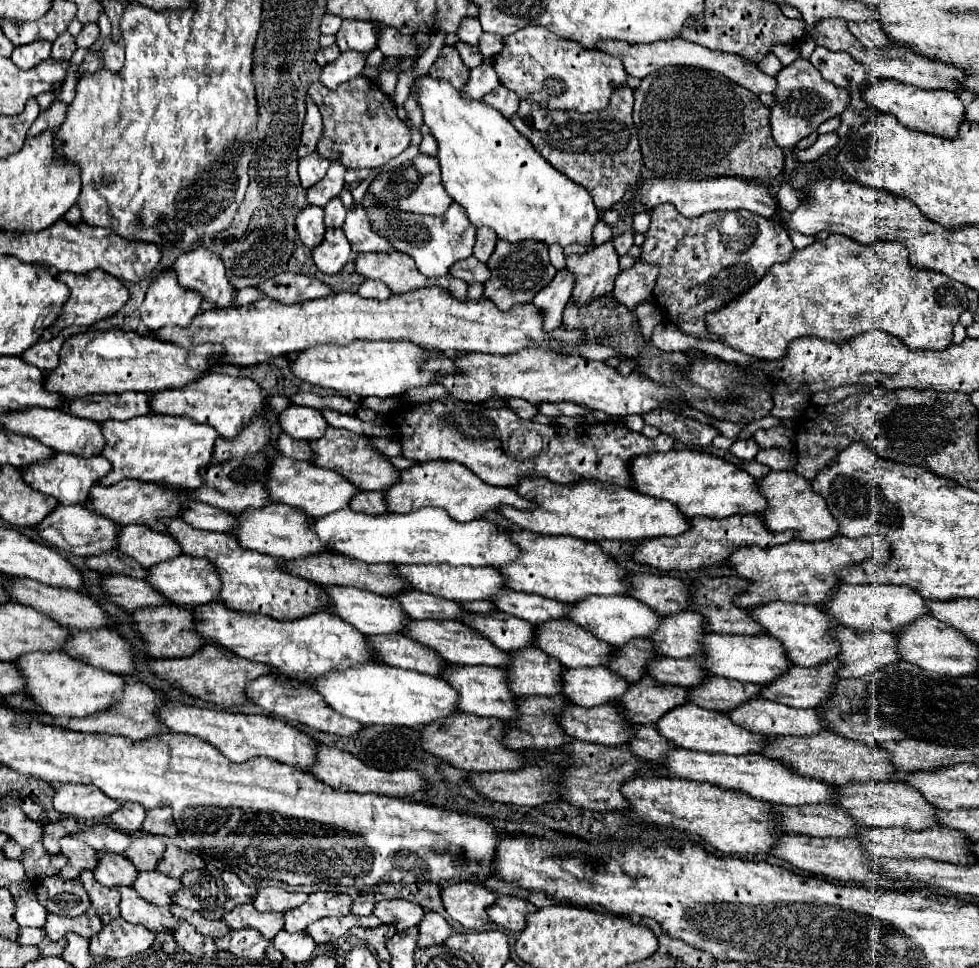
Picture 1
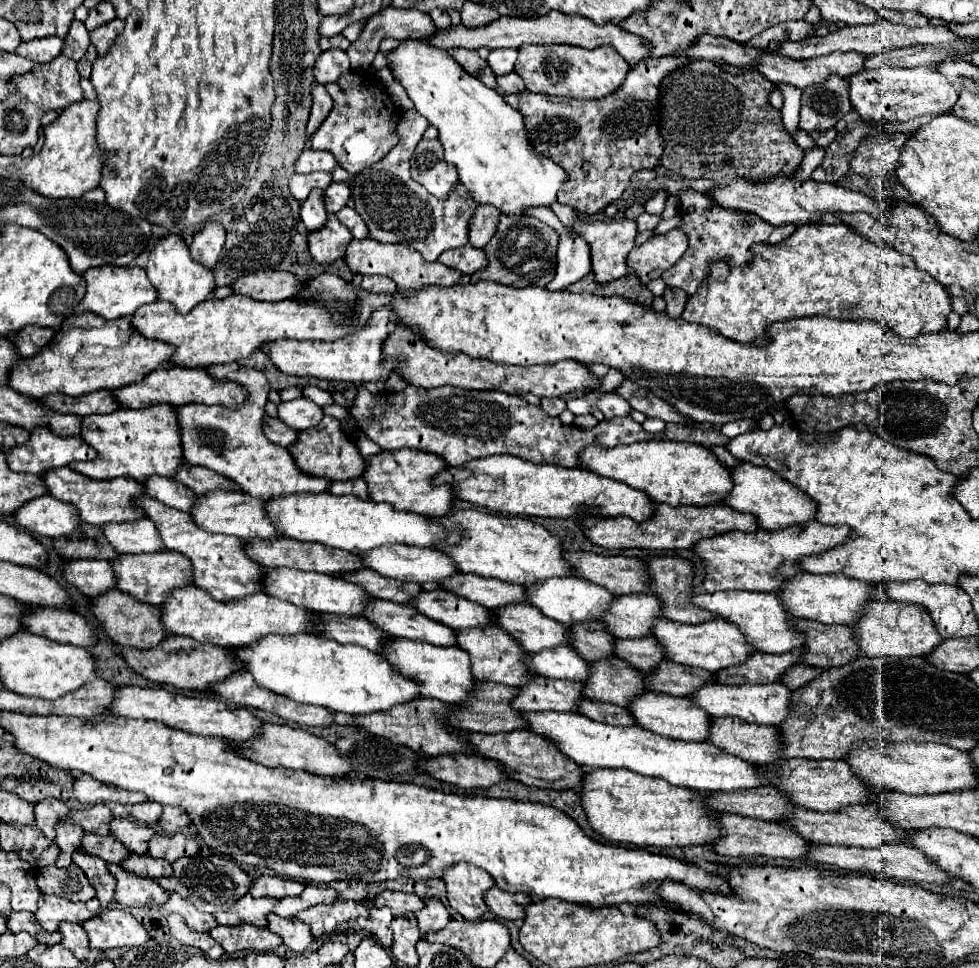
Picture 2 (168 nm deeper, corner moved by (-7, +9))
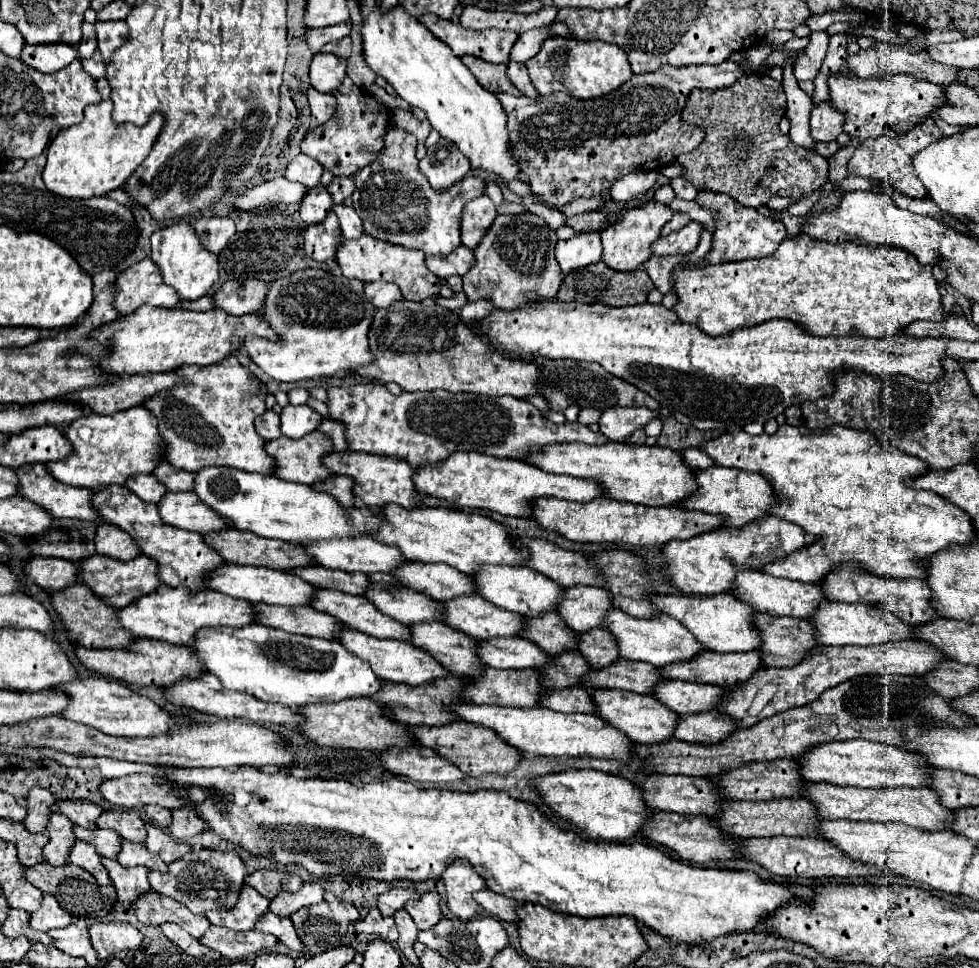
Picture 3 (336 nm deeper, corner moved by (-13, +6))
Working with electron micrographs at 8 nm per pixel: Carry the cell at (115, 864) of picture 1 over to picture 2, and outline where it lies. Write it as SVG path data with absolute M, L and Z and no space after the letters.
M86 833L84 841L82 841L82 849L88 855L100 857L106 863L116 863L116 865L124 863L124 859L128 859L128 855L130 855L130 851L116 837L112 837L112 835L100 837L100 835Z

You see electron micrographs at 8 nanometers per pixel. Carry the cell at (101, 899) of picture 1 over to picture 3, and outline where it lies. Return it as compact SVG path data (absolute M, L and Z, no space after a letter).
M76 840L74 846L70 848L70 854L68 854L68 862L70 864L76 864L84 870L88 870L100 886L108 886L110 884L110 878L106 874L106 868L102 866L100 862L100 856L96 854L94 850L94 844L90 842L82 842L82 840Z

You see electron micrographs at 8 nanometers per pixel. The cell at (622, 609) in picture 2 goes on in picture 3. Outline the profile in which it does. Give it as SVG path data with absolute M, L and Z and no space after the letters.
M570 586L564 588L562 606L558 606L558 614L572 630L586 632L592 628L600 628L600 622L606 616L606 610L612 608L610 594L598 586Z

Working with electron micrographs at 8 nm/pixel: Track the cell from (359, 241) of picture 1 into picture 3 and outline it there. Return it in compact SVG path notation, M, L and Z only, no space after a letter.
M334 204L332 210L334 210L336 216L338 216L340 230L342 230L342 236L344 236L344 238L358 238L358 236L364 234L362 222L360 222L360 218L358 218L358 214L354 212L352 206L346 206L346 204Z

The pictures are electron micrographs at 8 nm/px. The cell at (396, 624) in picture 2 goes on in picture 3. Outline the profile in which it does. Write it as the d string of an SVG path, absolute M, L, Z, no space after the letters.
M316 588L318 594L314 594L314 602L310 606L318 612L334 616L340 624L364 632L374 638L396 638L406 640L410 636L410 630L394 622L390 616L376 610L364 596L352 596L338 590L326 590Z

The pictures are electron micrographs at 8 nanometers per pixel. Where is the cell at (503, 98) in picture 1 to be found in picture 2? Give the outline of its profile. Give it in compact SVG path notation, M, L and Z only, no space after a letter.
M512 71L512 73L506 73L506 75L500 75L498 79L498 91L502 95L510 95L510 93L522 93L524 91L524 81Z

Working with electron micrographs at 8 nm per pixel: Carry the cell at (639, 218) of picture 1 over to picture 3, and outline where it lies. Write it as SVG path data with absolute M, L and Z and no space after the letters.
M664 184L664 186L660 186L656 192L654 192L654 198L658 200L658 202L662 202L662 204L670 204L672 200L674 200L674 190L672 190L672 186L670 184Z

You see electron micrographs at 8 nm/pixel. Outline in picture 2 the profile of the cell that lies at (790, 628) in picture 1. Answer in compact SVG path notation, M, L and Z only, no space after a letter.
M718 591L718 593L702 593L692 599L694 605L714 611L722 615L724 619L730 619L734 625L740 627L740 631L746 635L746 639L764 653L780 655L784 651L796 649L804 645L804 633L796 631L792 627L792 621L796 619L792 613L784 611L784 603L778 593L756 593L756 591Z

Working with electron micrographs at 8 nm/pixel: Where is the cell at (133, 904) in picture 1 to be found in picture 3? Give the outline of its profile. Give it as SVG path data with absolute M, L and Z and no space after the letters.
M102 858L102 864L108 870L108 876L118 892L120 902L134 902L138 896L142 896L150 890L148 870L144 866L126 868L110 858Z

